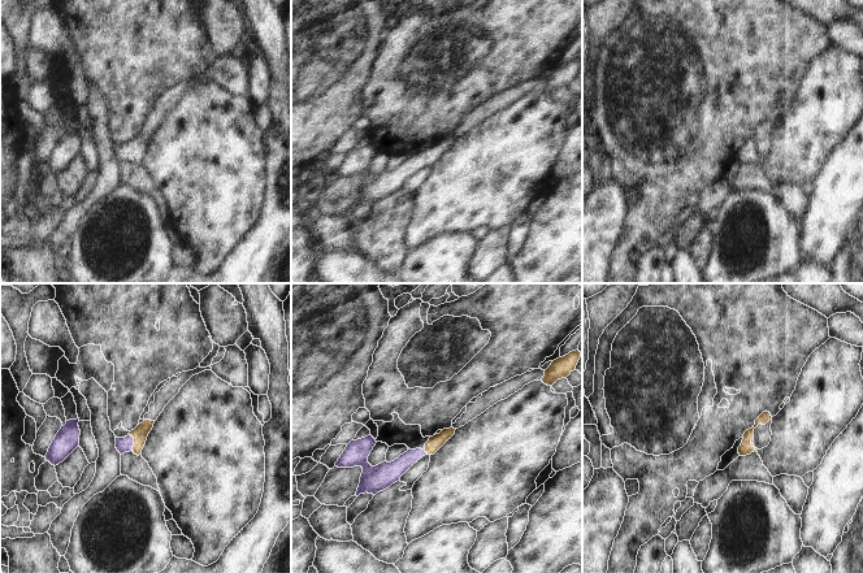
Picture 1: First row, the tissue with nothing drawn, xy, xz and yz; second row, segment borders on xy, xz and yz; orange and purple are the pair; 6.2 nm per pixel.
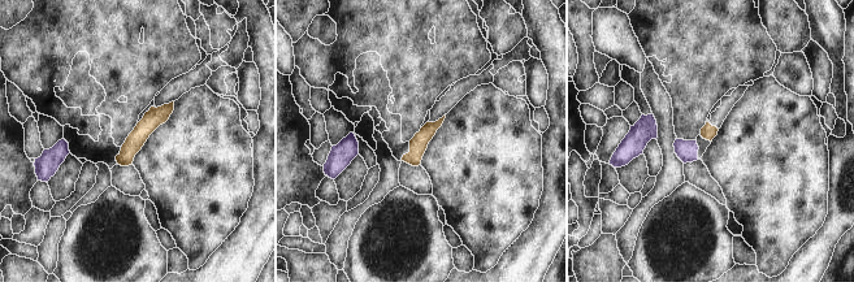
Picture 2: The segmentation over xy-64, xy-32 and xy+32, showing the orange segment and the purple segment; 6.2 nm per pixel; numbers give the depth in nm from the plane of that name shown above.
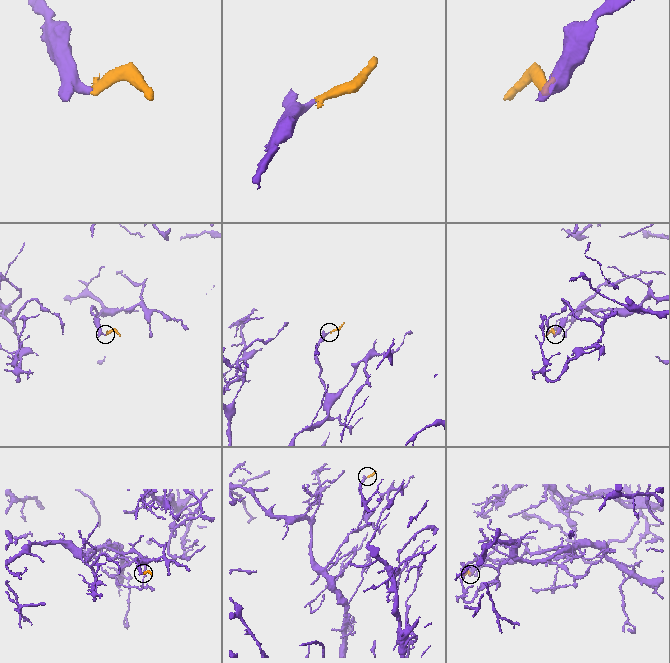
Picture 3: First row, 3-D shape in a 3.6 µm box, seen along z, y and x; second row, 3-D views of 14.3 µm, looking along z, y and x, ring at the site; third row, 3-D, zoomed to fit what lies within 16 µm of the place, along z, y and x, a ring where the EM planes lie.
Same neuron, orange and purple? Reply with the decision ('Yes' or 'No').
Yes.

